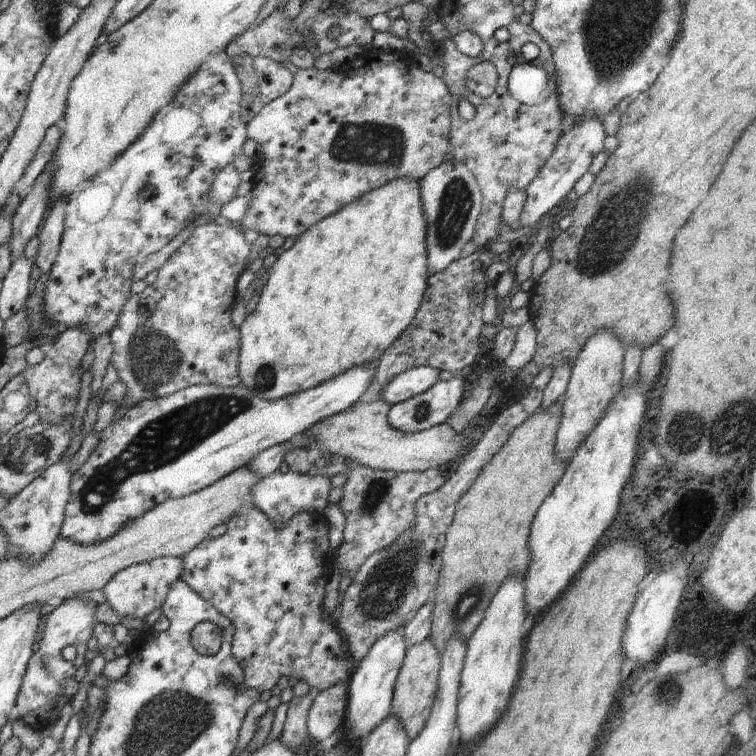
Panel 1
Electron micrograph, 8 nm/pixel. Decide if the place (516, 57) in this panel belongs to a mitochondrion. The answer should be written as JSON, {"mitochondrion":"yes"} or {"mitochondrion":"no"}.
{"mitochondrion":"no"}

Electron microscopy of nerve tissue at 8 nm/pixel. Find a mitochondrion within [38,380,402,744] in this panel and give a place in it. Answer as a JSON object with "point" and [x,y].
{"point":[169,436]}

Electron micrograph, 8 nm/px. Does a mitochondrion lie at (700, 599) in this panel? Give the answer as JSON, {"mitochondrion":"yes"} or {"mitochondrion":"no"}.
{"mitochondrion":"no"}

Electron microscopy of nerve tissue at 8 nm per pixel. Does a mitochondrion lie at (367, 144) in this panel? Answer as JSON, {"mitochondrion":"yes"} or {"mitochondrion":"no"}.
{"mitochondrion":"yes"}

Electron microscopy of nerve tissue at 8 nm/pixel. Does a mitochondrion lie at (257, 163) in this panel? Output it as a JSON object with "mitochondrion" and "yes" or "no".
{"mitochondrion":"no"}

